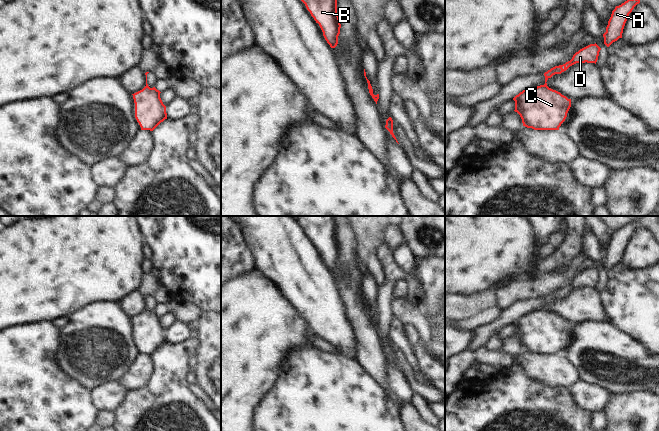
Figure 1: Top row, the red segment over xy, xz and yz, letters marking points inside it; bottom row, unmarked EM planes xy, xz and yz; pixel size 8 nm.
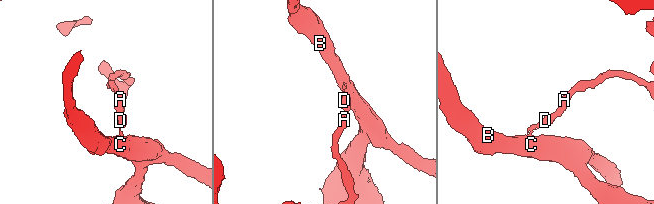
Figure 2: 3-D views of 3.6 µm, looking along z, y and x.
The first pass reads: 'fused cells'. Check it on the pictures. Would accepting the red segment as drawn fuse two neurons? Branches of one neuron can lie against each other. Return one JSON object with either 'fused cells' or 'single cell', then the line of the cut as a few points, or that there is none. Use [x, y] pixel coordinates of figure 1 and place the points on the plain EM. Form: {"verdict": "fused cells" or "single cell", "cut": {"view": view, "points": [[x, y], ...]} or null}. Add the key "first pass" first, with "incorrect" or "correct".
{"first pass": "correct", "verdict": "fused cells", "cut": {"view": "yz", "points": [[544, 308], [546, 310]]}}

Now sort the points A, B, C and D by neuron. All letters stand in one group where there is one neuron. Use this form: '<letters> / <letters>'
A D / B C

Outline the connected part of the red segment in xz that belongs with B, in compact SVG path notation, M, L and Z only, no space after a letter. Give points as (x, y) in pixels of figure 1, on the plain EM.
M293 216L305 228L307 234L319 248L323 260L331 272L338 268L340 243L337 237L336 216Z

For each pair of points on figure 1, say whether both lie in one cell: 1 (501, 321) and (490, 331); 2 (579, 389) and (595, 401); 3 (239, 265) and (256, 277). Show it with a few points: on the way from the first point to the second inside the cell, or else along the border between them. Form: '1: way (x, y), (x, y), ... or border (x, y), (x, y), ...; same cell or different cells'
1: way (498, 323), (493, 328); same cell
2: way (583, 392), (588, 392), (591, 397); same cell
3: border (256, 266), (248, 273), (231, 280); different cells

